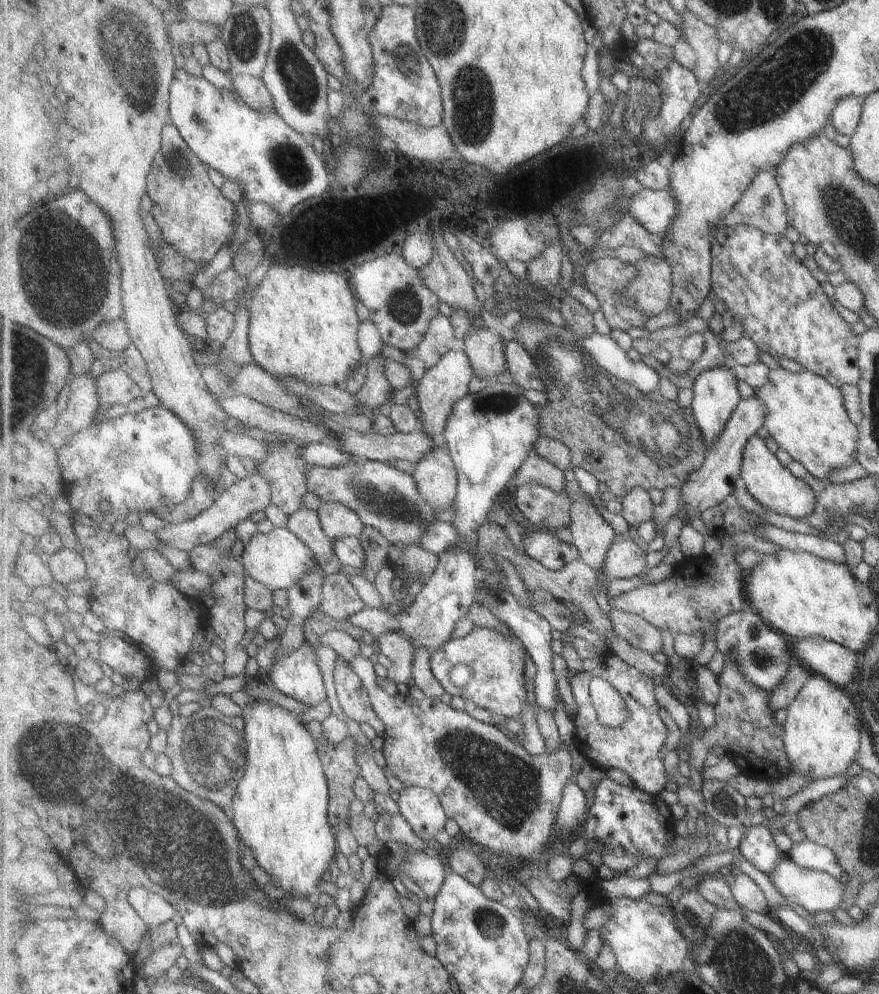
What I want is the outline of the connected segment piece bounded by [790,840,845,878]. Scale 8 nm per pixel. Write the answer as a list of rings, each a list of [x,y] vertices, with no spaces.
[[[805,840],[799,844],[794,844],[790,852],[790,860],[796,862],[799,866],[829,873],[837,878],[845,874],[835,851],[813,841]]]

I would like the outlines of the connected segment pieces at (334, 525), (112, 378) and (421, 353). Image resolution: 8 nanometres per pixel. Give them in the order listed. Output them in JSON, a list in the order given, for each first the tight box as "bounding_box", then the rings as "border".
[{"bounding_box":[318,503,367,540],"border":[[[322,503],[318,509],[322,529],[333,540],[360,536],[367,526],[358,512],[341,503]]]},{"bounding_box":[98,368,144,407],"border":[[[116,368],[103,372],[98,378],[98,395],[101,404],[106,407],[113,404],[126,406],[131,400],[144,396],[138,383],[123,369]]]},{"bounding_box":[404,315,460,382],"border":[[[440,315],[430,322],[430,329],[426,337],[417,345],[416,349],[404,353],[405,363],[414,374],[416,382],[423,378],[423,375],[441,361],[453,348],[460,346],[456,337],[456,330],[450,317]]]}]

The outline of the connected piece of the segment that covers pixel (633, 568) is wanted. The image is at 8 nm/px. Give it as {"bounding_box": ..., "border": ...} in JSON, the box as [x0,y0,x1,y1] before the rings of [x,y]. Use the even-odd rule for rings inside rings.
{"bounding_box":[604,535,647,582],"border":[[[617,535],[604,564],[606,581],[610,582],[615,578],[633,578],[644,572],[647,569],[646,554],[647,552],[643,552],[637,542]]]}

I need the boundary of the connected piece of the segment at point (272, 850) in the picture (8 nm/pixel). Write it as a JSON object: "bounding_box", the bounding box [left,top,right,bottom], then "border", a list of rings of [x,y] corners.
{"bounding_box":[233,700,338,901],"border":[[[253,700],[253,704],[245,706],[244,715],[242,716],[246,720],[246,741],[247,741],[247,756],[248,761],[246,764],[245,774],[239,781],[238,787],[235,791],[233,810],[234,810],[234,825],[237,827],[240,834],[241,842],[247,846],[256,859],[258,866],[264,870],[265,873],[270,875],[274,886],[280,886],[283,890],[288,890],[298,897],[307,897],[309,901],[313,901],[320,893],[319,884],[321,880],[324,880],[324,874],[331,864],[335,862],[335,854],[337,854],[338,842],[336,839],[336,830],[330,823],[330,817],[328,814],[328,806],[330,805],[330,787],[326,777],[326,771],[318,753],[318,741],[309,734],[309,730],[305,728],[305,723],[299,718],[300,714],[285,710],[281,706],[277,705],[273,701],[267,700]]]}

